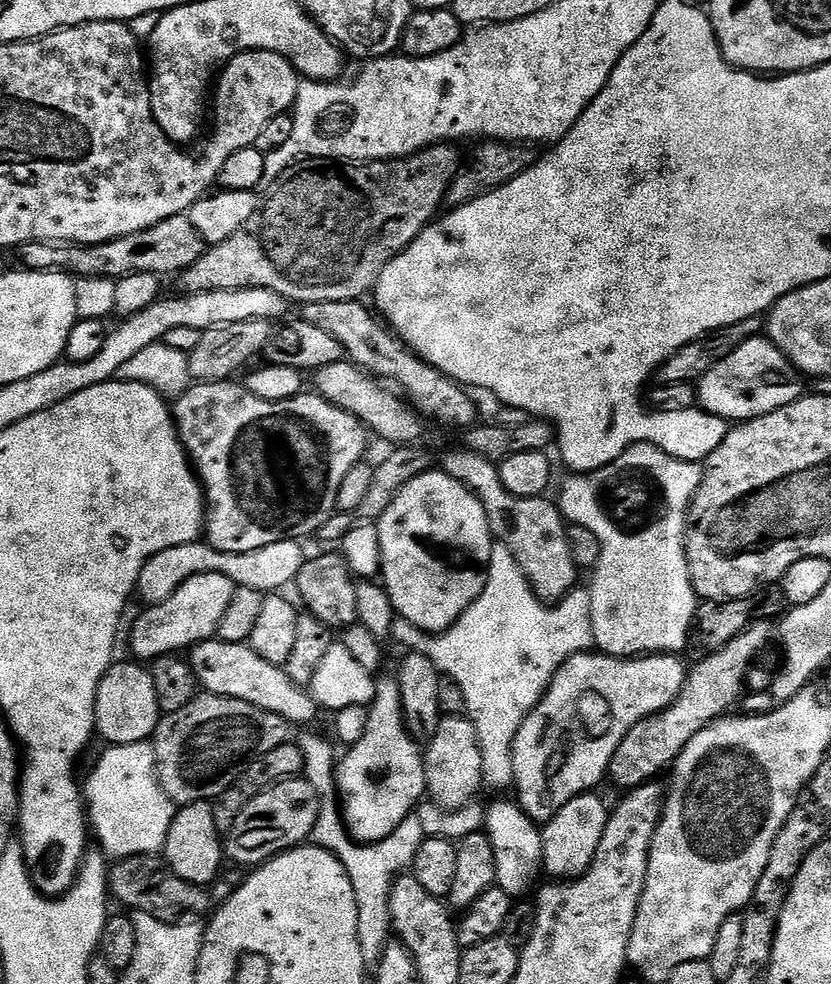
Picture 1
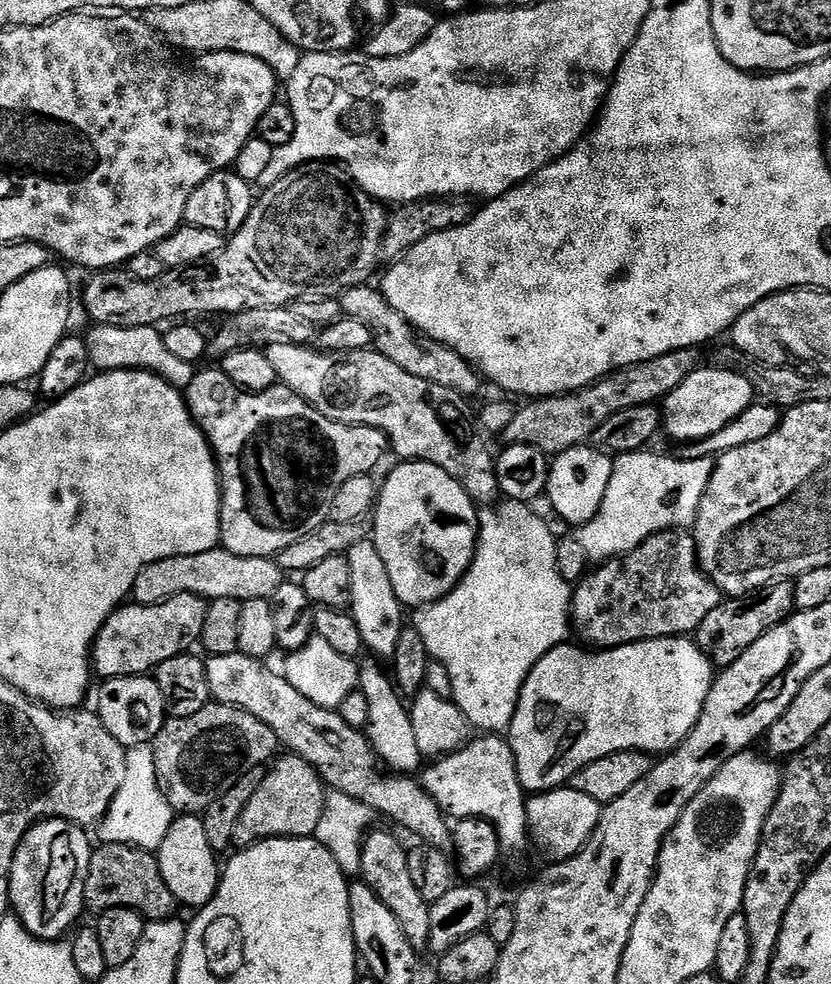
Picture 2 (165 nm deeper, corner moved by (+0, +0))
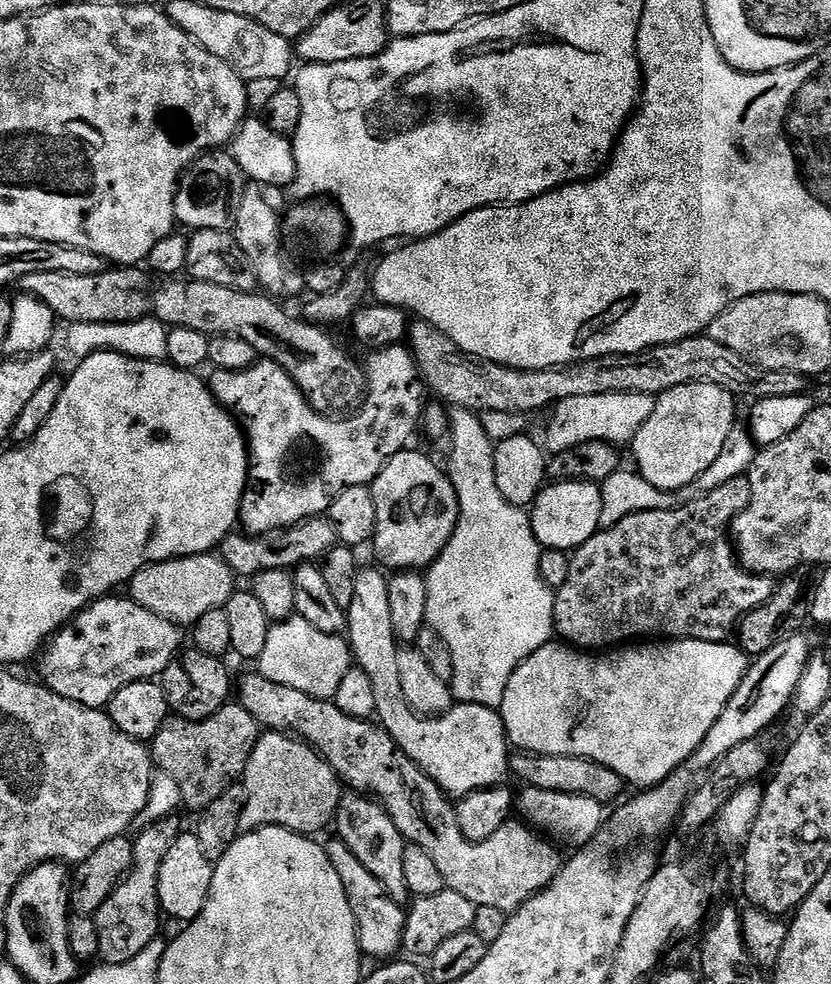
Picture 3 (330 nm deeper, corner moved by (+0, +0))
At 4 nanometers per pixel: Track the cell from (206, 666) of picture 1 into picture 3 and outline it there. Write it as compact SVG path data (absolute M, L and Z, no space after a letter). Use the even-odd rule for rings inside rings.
M259 674L244 676L238 680L238 702L265 729L295 734L304 743L311 744L349 789L378 798L390 814L390 818L394 818L394 826L398 826L405 841L408 844L422 846L422 850L426 850L438 862L445 885L451 891L470 898L470 902L478 906L494 906L505 914L511 914L522 907L530 897L541 892L560 873L561 849L543 835L533 831L527 823L509 822L502 826L502 830L498 830L498 834L486 838L486 842L470 842L464 837L462 830L458 830L458 818L453 801L397 746L394 738L379 723L354 718L338 710L338 706L332 700L320 700L317 696L311 696L302 690L270 682L267 676Z

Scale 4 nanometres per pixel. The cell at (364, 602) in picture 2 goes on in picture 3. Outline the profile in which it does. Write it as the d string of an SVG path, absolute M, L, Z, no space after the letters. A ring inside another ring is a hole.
M368 568L361 569L353 580L350 591L352 596L346 611L348 613L348 641L352 650L353 659L357 667L370 675L370 682L374 687L374 700L377 721L394 738L397 746L414 761L421 770L443 791L453 799L460 799L476 792L479 789L497 787L501 785L510 772L510 745L505 734L505 726L497 709L484 707L481 704L453 705L450 711L440 716L425 717L413 711L406 702L405 691L399 677L398 652L400 642L396 639L393 626L393 612L389 600L389 579L378 571Z

